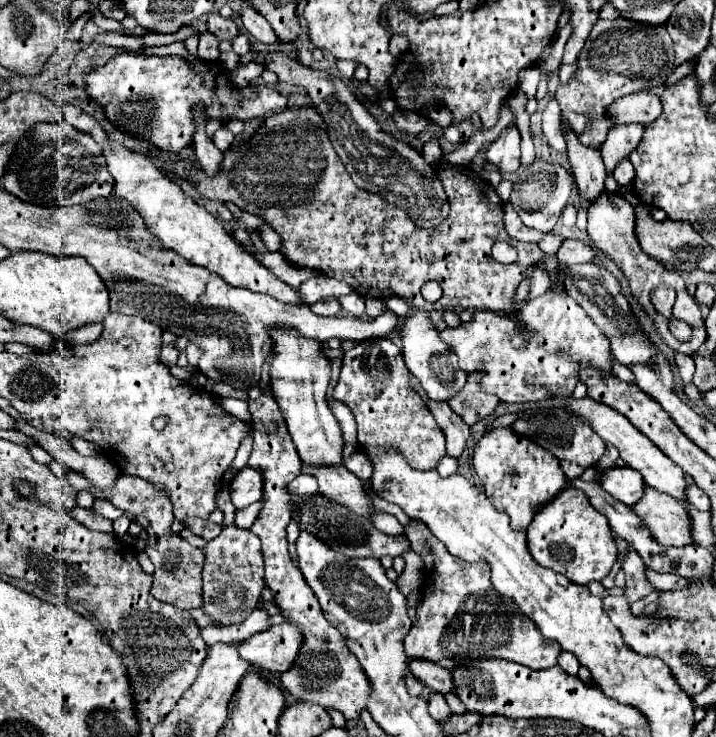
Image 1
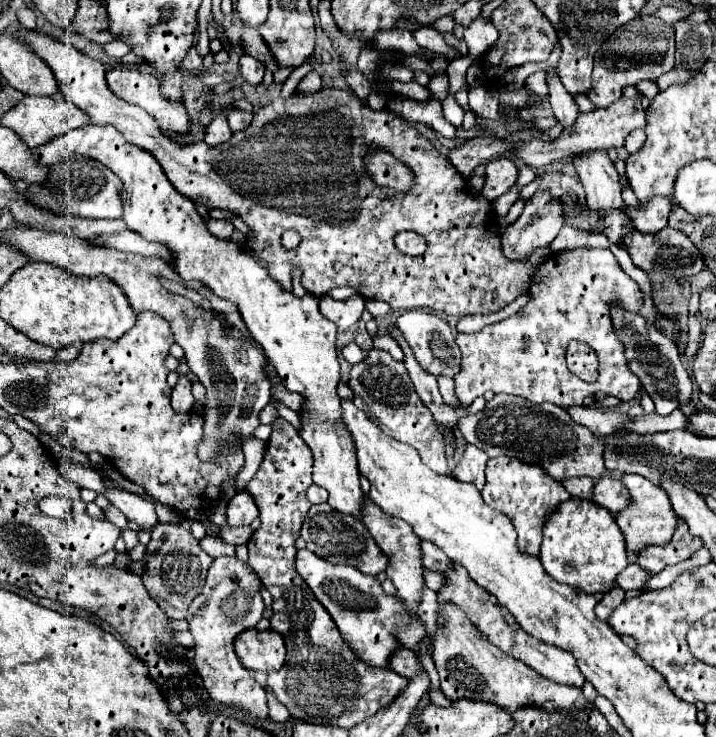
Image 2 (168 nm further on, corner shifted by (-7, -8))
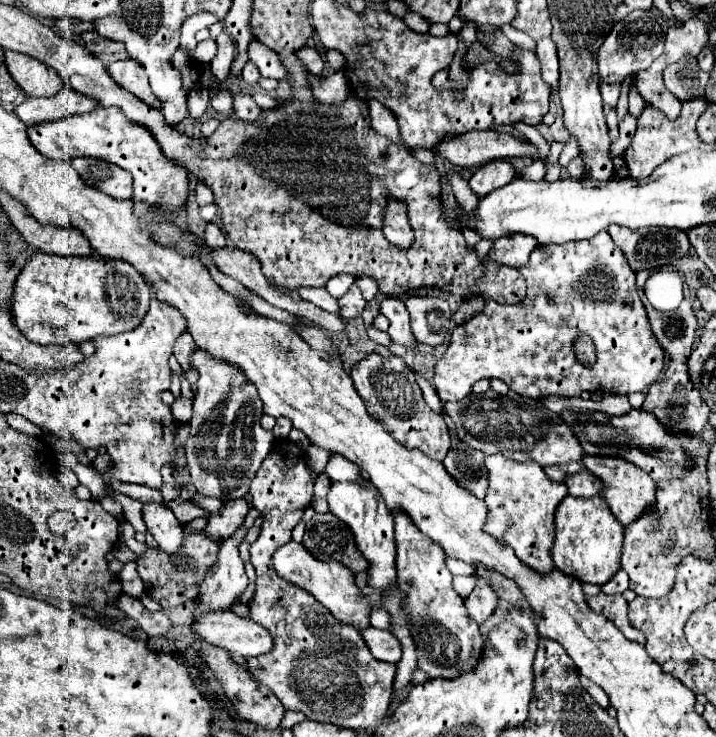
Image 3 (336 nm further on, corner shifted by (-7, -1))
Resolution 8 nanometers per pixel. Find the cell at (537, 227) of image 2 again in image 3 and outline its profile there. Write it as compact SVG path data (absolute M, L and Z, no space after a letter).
M511 233L509 237L501 237L495 241L493 249L487 253L493 261L509 267L523 267L527 265L527 259L531 251L537 247L537 239L533 237L521 237L521 233Z

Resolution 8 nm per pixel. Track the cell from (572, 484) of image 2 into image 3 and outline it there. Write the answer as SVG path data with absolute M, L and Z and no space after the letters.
M565 463L565 465L553 465L553 467L545 467L545 473L549 475L549 479L553 481L565 481L565 477L569 477L571 473L583 471L585 465L583 463Z

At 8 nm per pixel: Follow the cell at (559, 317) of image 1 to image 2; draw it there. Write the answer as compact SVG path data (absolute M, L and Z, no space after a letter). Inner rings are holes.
M573 248L553 252L537 268L529 286L529 302L517 314L485 326L481 332L457 334L461 364L453 380L459 408L469 408L487 390L515 394L533 404L551 402L561 408L583 404L585 396L597 392L617 396L621 402L633 400L641 390L641 382L629 370L623 342L615 334L611 320L613 304L637 314L643 306L643 292L623 272L611 250ZM571 340L583 340L597 352L599 376L595 382L587 384L569 372L565 350Z

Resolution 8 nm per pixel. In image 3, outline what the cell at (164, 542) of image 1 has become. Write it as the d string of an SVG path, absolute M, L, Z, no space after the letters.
M203 533L187 535L181 545L181 553L173 553L173 557L169 557L169 553L161 553L157 547L147 547L147 551L137 559L137 571L145 583L145 595L161 603L165 609L187 605L197 597L207 569L213 565L213 561L217 561L217 553L219 545Z

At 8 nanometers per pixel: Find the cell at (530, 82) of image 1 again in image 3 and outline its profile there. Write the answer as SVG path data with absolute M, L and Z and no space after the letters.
M510 24L503 25L502 32L513 44L536 53L536 42L524 32L515 29Z

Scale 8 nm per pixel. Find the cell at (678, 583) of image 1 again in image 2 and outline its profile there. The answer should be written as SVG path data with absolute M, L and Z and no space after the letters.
M629 564L619 576L617 576L617 584L623 590L639 590L641 584L645 582L645 572L641 572L641 568L637 568L637 564Z

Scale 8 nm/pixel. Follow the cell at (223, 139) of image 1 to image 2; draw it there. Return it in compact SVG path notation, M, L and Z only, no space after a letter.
M217 114L211 120L211 124L205 128L205 138L203 140L209 146L217 146L217 144L223 144L225 140L229 140L229 136L231 136L231 130L227 126L227 118L223 114Z

